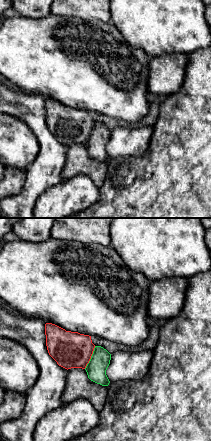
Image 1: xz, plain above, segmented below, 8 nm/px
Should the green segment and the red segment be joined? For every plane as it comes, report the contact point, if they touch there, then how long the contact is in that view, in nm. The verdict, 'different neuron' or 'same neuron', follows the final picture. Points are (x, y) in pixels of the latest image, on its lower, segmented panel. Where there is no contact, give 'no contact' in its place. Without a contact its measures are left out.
(91, 357) | 200 nm

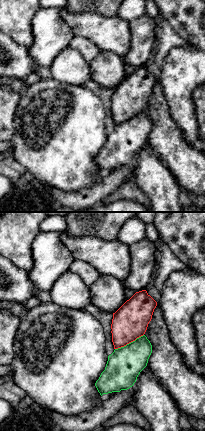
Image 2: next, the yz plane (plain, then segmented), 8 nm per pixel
(129, 343) | 260 nm

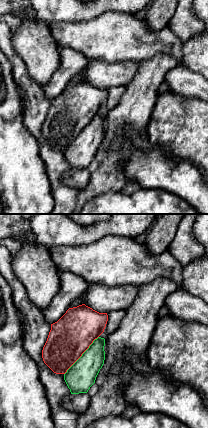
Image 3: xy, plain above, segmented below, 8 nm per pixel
(82, 355) | 420 nm

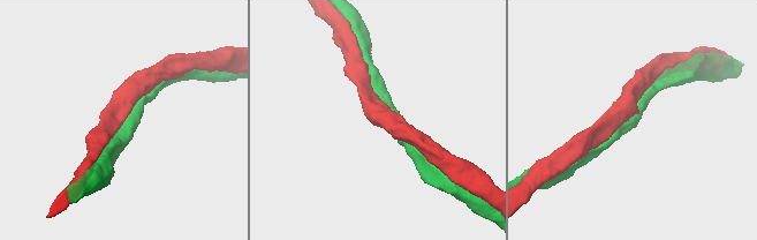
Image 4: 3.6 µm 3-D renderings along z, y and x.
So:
same neuron

